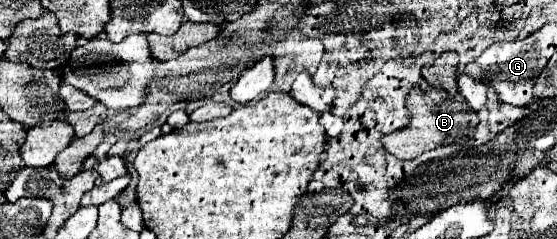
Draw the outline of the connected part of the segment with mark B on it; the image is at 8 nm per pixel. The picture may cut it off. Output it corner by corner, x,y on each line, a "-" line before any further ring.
431,87
429,91
411,91
409,99
409,115
411,115
411,125
407,129
395,131
391,135
383,137
383,145
389,153
393,153
399,159
415,159
425,151
437,149
441,145
449,145
449,143
467,143
477,125
479,125
479,117
477,113
469,107
469,103
457,93
451,95
443,89
435,89

